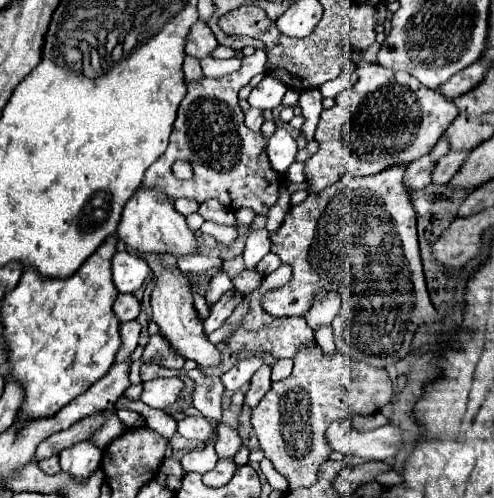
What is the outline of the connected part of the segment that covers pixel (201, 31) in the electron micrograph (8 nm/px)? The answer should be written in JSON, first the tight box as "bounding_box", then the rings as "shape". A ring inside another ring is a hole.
{"bounding_box":[185,20,219,60],"shape":[[[201,20],[195,24],[195,28],[191,28],[191,36],[187,38],[187,48],[185,52],[197,60],[203,60],[207,56],[211,56],[211,52],[219,46],[217,38],[213,36],[211,28],[207,24],[203,24]]]}

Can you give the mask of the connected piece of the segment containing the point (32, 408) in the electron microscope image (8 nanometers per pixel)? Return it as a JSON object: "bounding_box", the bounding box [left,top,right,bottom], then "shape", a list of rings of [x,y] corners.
{"bounding_box":[1,236,119,418],"shape":[[[109,236],[91,258],[87,258],[81,268],[69,278],[45,278],[33,266],[27,268],[21,276],[17,288],[5,294],[1,302],[1,324],[5,328],[5,340],[9,348],[7,370],[11,376],[25,386],[27,400],[21,408],[21,418],[37,418],[37,416],[53,416],[65,404],[69,404],[79,394],[87,392],[99,378],[103,378],[111,364],[115,362],[115,354],[119,350],[119,322],[111,310],[115,296],[119,294],[113,276],[111,276],[111,260],[119,248],[119,238]]]}

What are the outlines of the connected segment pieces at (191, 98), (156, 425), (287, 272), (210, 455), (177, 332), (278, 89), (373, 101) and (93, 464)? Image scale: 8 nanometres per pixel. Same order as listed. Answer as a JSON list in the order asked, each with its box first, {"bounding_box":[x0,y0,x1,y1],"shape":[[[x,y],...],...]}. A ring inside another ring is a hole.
[{"bounding_box":[141,50,285,216],"shape":[[[257,50],[253,56],[245,56],[241,60],[241,70],[233,72],[231,76],[187,82],[187,96],[177,110],[169,148],[157,158],[155,164],[147,168],[141,188],[155,188],[169,200],[193,198],[197,202],[205,202],[209,198],[217,198],[225,208],[251,208],[257,214],[267,216],[267,212],[279,200],[281,186],[285,186],[285,176],[271,168],[267,156],[267,138],[261,130],[253,132],[245,126],[243,112],[237,102],[237,92],[249,84],[249,78],[265,74],[265,68],[267,54]],[[177,160],[187,160],[193,166],[193,178],[179,180],[173,174],[173,164]]]},{"bounding_box":[117,396,177,440],"shape":[[[121,396],[117,400],[117,408],[129,408],[143,414],[146,418],[147,426],[157,433],[161,434],[167,440],[170,440],[176,429],[177,422],[163,410],[153,409],[141,400],[129,400],[127,396]]]},{"bounding_box":[229,264,317,358],"shape":[[[281,264],[273,274],[265,276],[263,278],[263,284],[259,290],[255,290],[251,294],[251,308],[249,308],[249,314],[245,316],[241,328],[229,338],[229,348],[233,352],[243,352],[243,350],[255,350],[255,352],[269,352],[273,354],[275,358],[295,358],[295,354],[299,352],[299,348],[305,344],[305,346],[315,346],[317,340],[315,340],[315,332],[313,328],[307,324],[307,320],[303,316],[297,316],[297,318],[275,318],[271,314],[267,314],[261,306],[261,298],[271,292],[271,290],[279,290],[287,284],[287,280],[291,280],[291,266],[287,264]]]},{"bounding_box":[181,440,217,474],"shape":[[[215,440],[207,442],[207,446],[203,450],[193,450],[189,454],[185,454],[181,458],[183,470],[187,470],[187,472],[199,472],[199,474],[205,474],[205,472],[213,470],[215,464],[217,464],[217,452],[215,452],[213,442]]]},{"bounding_box":[145,254,221,368],"shape":[[[155,254],[145,256],[149,262],[153,274],[155,274],[155,290],[151,294],[151,308],[153,308],[153,322],[159,326],[159,332],[163,338],[171,342],[171,346],[185,358],[193,360],[199,368],[215,368],[221,364],[221,352],[215,344],[209,342],[207,334],[203,332],[203,322],[199,318],[199,312],[193,304],[193,294],[189,288],[187,278],[177,270],[175,258],[163,256],[163,260]]]},{"bounding_box":[249,76,287,110],"shape":[[[263,76],[263,80],[259,82],[259,86],[253,88],[253,92],[249,94],[249,104],[261,110],[273,110],[277,106],[281,106],[281,100],[287,92],[287,86],[273,78],[273,76]]]},{"bounding_box":[307,48,459,192],"shape":[[[353,48],[349,56],[353,62],[357,62],[359,82],[343,90],[335,98],[333,108],[321,112],[317,132],[315,132],[315,140],[321,144],[321,148],[315,156],[307,160],[307,182],[313,186],[311,192],[319,192],[335,184],[345,172],[353,176],[371,176],[375,172],[381,172],[383,168],[389,168],[391,164],[401,164],[401,162],[409,164],[411,160],[417,160],[437,144],[441,134],[449,128],[449,124],[459,114],[453,100],[445,98],[439,90],[419,84],[419,80],[415,80],[415,76],[411,76],[409,72],[395,72],[379,64],[367,64]]]},{"bounding_box":[59,440,103,480],"shape":[[[83,440],[71,448],[65,448],[59,454],[61,470],[69,472],[75,480],[85,480],[101,466],[101,456],[103,450],[95,442]]]}]

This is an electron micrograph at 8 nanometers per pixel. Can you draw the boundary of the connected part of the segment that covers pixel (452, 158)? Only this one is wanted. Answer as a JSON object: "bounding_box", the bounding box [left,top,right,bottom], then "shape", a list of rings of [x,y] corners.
{"bounding_box":[435,150,469,184],"shape":[[[451,150],[447,156],[443,156],[437,166],[435,166],[435,184],[445,184],[449,182],[461,168],[463,160],[469,156],[469,152],[465,150]]]}

